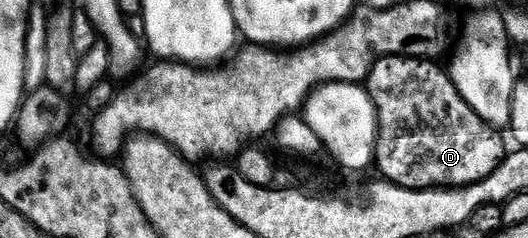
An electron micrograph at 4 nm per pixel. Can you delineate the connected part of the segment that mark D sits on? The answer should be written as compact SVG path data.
M381 58L373 66L367 79L367 89L376 102L382 119L387 116L387 106L403 106L413 102L413 106L427 108L427 120L417 120L415 138L401 138L394 133L391 138L393 151L385 166L384 177L408 190L431 190L434 188L456 188L481 182L500 168L507 157L505 142L498 131L476 114L467 104L453 82L450 71L444 70L436 61L413 58L413 80L409 80L409 58Z

